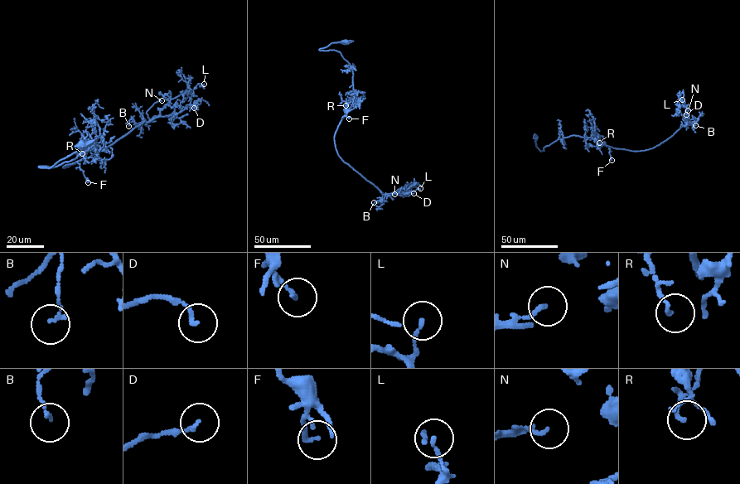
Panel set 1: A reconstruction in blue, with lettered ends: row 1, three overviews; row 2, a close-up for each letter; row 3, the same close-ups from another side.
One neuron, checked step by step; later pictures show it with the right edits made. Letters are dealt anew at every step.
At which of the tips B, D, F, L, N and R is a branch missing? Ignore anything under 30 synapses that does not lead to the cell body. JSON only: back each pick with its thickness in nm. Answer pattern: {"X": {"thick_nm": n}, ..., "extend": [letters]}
{"N": {"thick_nm": 140}, "extend": ["N"]}

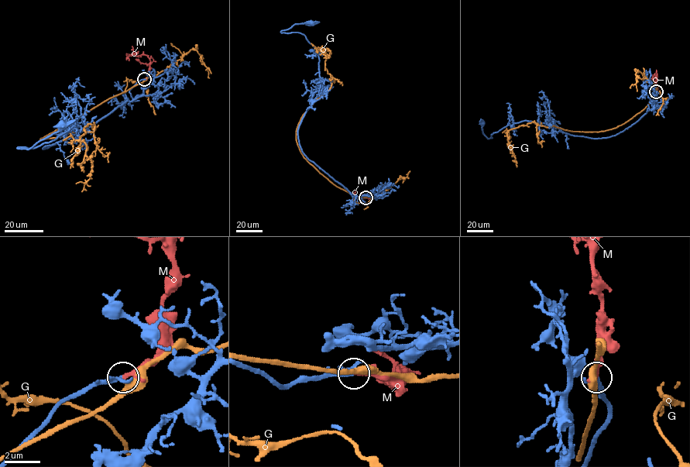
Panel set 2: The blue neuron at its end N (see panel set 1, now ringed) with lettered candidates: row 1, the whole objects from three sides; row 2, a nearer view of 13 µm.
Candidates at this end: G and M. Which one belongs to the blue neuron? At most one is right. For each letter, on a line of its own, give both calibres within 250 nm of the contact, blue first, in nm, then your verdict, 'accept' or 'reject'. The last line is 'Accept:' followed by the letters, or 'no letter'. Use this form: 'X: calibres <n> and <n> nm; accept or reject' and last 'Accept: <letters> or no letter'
G: calibres 140 and 340 nm; reject
M: calibres 170 and 170 nm; accept
Accept: M

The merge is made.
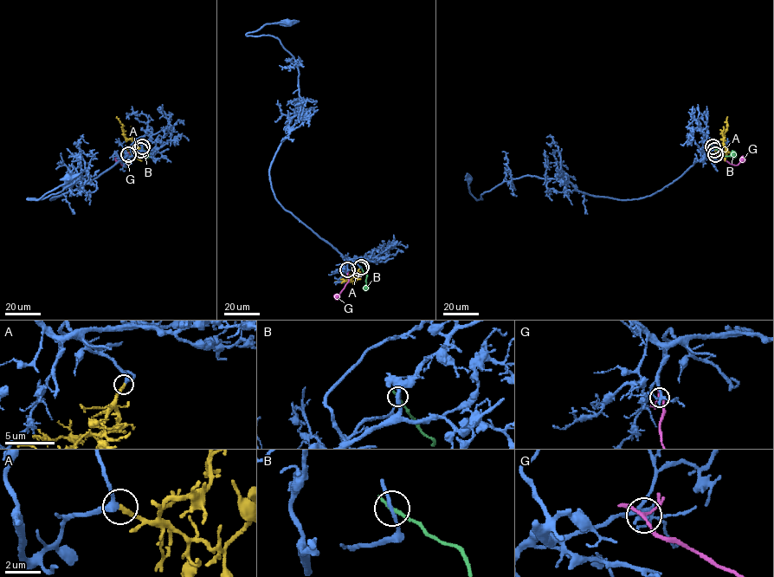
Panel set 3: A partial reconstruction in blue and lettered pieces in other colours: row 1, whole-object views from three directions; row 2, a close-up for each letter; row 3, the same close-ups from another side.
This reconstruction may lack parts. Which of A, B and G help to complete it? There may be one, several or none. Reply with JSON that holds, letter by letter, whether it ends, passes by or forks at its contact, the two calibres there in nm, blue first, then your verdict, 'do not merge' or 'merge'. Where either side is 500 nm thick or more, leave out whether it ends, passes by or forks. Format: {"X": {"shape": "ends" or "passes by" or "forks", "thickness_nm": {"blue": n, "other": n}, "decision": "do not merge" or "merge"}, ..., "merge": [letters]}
{"A": {"shape": "ends", "thickness_nm": {"blue": 240, "other": 240}, "decision": "merge"}, "B": {"shape": "ends", "thickness_nm": {"blue": 180, "other": 240}, "decision": "do not merge"}, "G": {"shape": "forks", "thickness_nm": {"blue": 100, "other": 150}, "decision": "do not merge"}, "merge": ["A"]}

